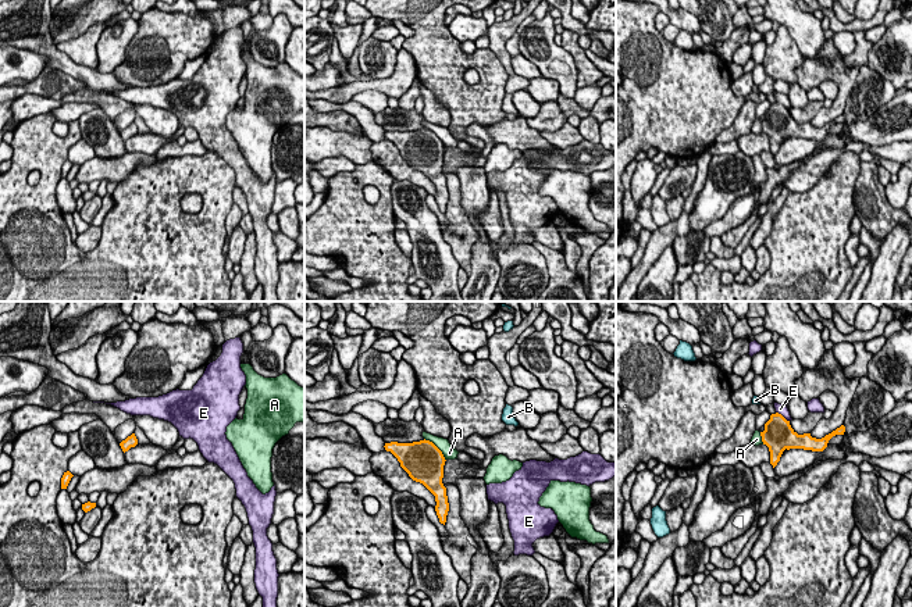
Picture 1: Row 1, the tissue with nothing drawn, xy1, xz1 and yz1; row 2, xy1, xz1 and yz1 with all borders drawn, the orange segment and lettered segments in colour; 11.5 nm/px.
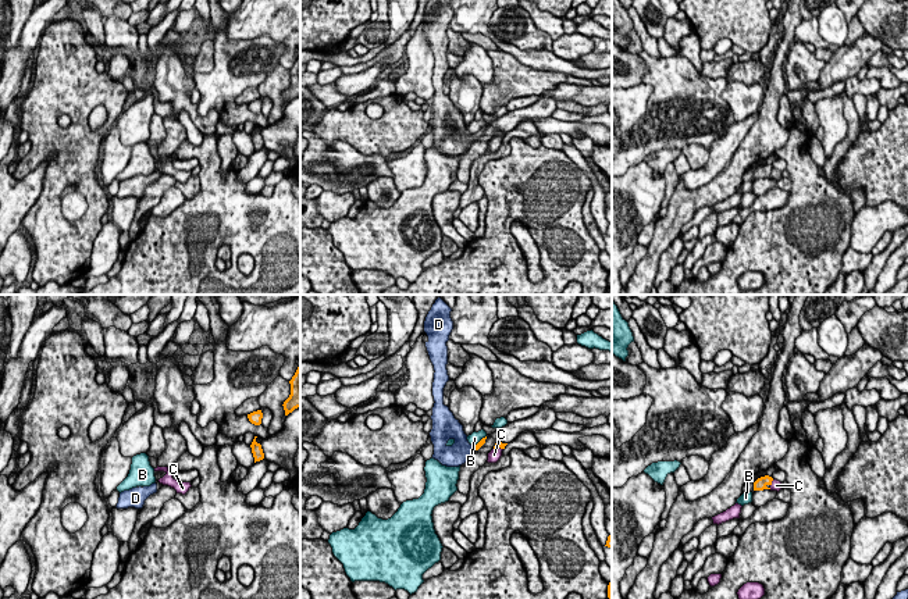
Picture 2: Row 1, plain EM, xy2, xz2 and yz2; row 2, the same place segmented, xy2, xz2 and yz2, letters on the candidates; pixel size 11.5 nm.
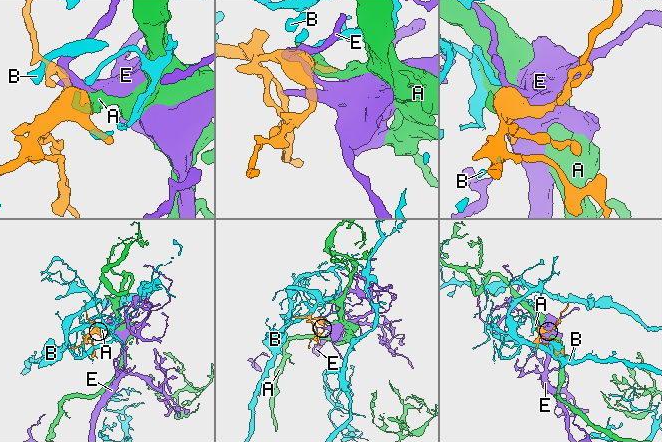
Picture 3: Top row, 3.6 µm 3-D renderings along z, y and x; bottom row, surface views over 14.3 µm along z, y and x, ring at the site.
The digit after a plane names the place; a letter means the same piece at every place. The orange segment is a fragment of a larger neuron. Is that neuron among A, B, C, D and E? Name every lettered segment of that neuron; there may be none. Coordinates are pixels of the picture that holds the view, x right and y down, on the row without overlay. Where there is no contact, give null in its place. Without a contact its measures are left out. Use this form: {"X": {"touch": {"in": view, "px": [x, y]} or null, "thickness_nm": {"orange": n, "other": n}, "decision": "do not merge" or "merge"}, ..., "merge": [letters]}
{"A": {"touch": {"in": "xz1", "px": [437, 136]}, "thickness_nm": {"orange": 460, "other": 160}, "decision": "do not merge"}, "B": {"touch": {"in": "xz2", "px": [480, 129]}, "thickness_nm": {"orange": 70, "other": 140}, "decision": "do not merge"}, "C": {"touch": {"in": "xz2", "px": [498, 135]}, "thickness_nm": {"orange": 70, "other": 140}, "decision": "do not merge"}, "D": {"touch": {"in": "xz2", "px": [474, 135]}, "thickness_nm": {"orange": 70, "other": 260}, "decision": "merge"}, "E": {"touch": {"in": "yz1", "px": [782, 104]}, "thickness_nm": {"orange": 340, "other": 120}, "decision": "do not merge"}, "merge": ["D"]}

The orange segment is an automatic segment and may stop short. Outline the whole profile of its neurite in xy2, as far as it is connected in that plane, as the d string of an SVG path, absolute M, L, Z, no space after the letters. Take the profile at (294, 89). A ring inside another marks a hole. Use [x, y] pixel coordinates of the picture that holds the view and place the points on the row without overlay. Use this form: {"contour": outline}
{"contour": "M300 54L298 56L289 72L291 72L291 83L282 93L285 104L292 101L295 97L300 96Z"}

